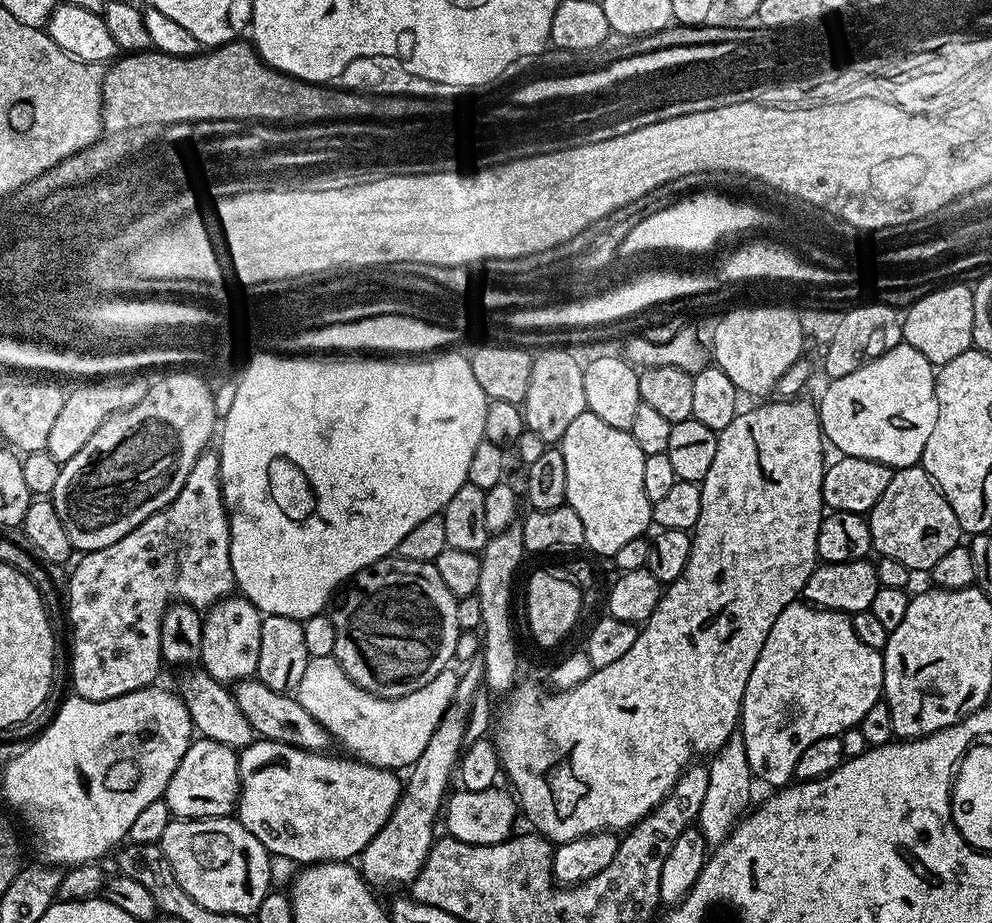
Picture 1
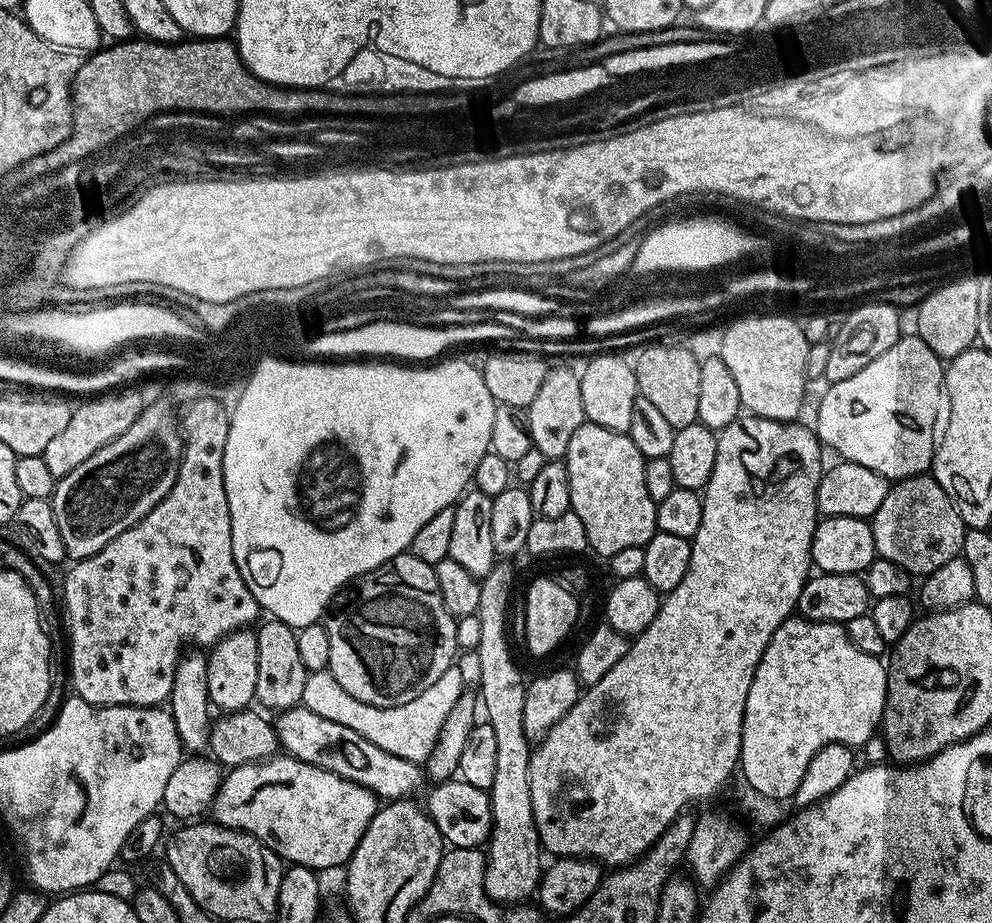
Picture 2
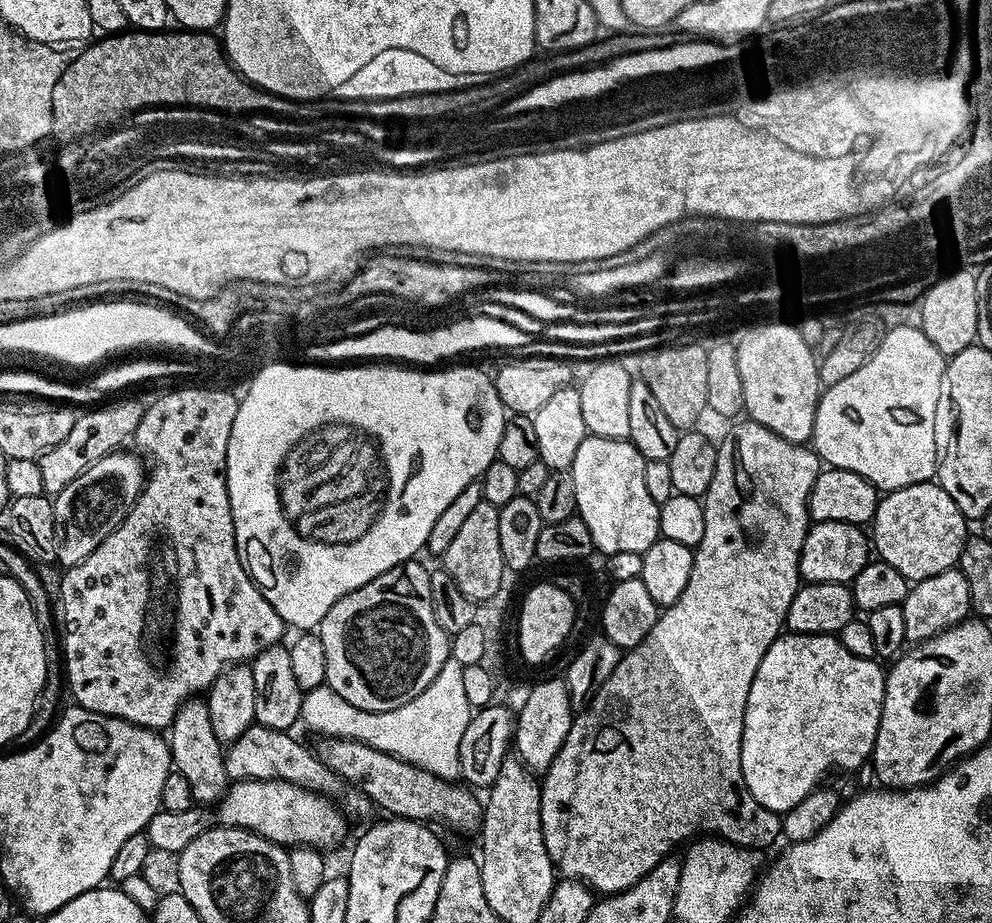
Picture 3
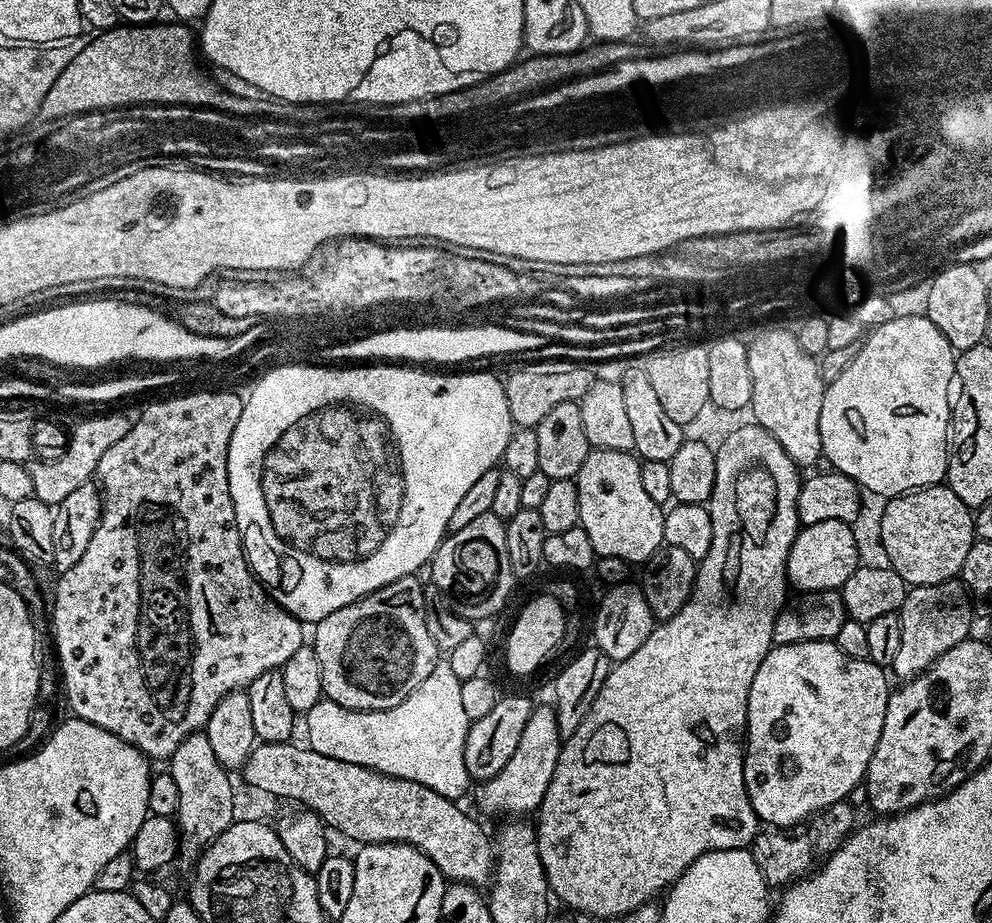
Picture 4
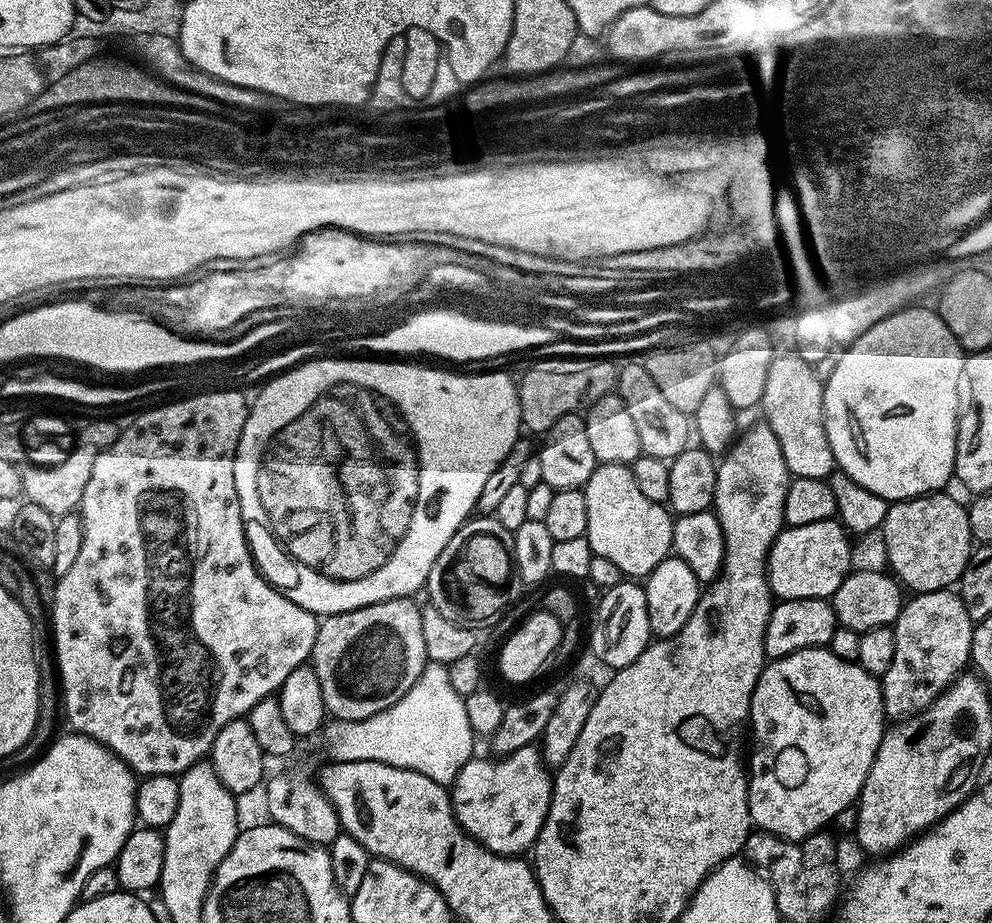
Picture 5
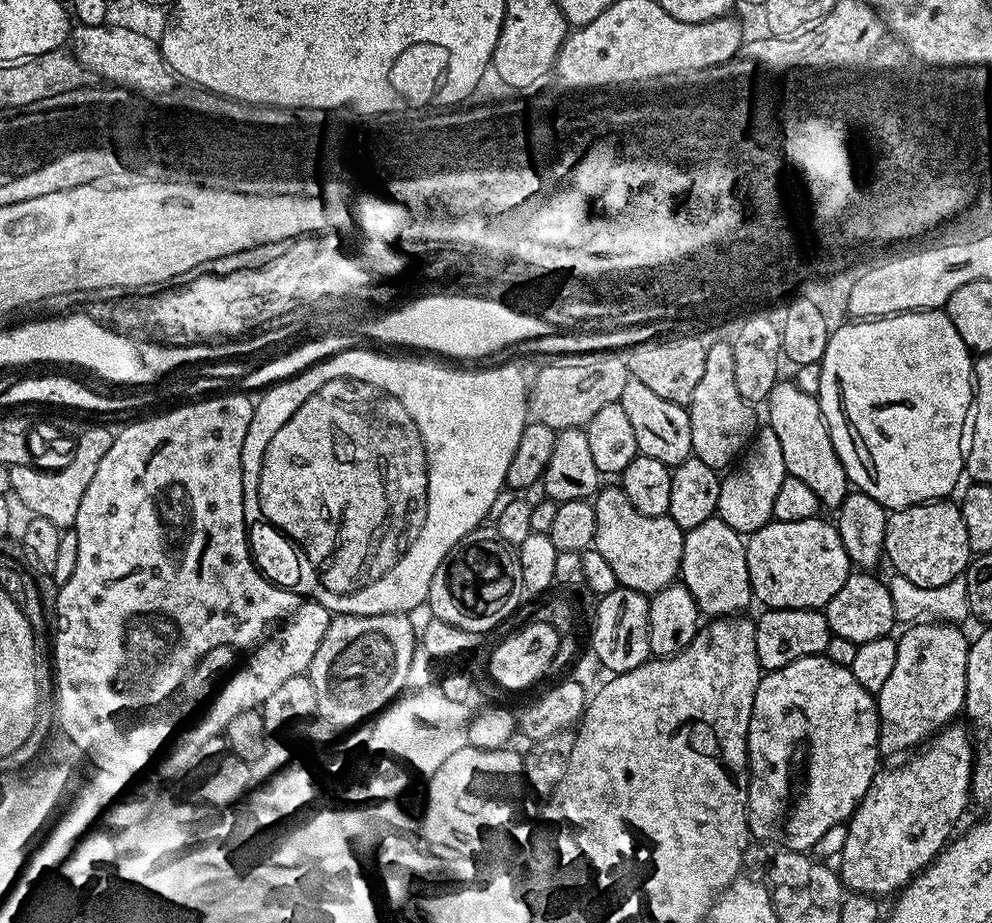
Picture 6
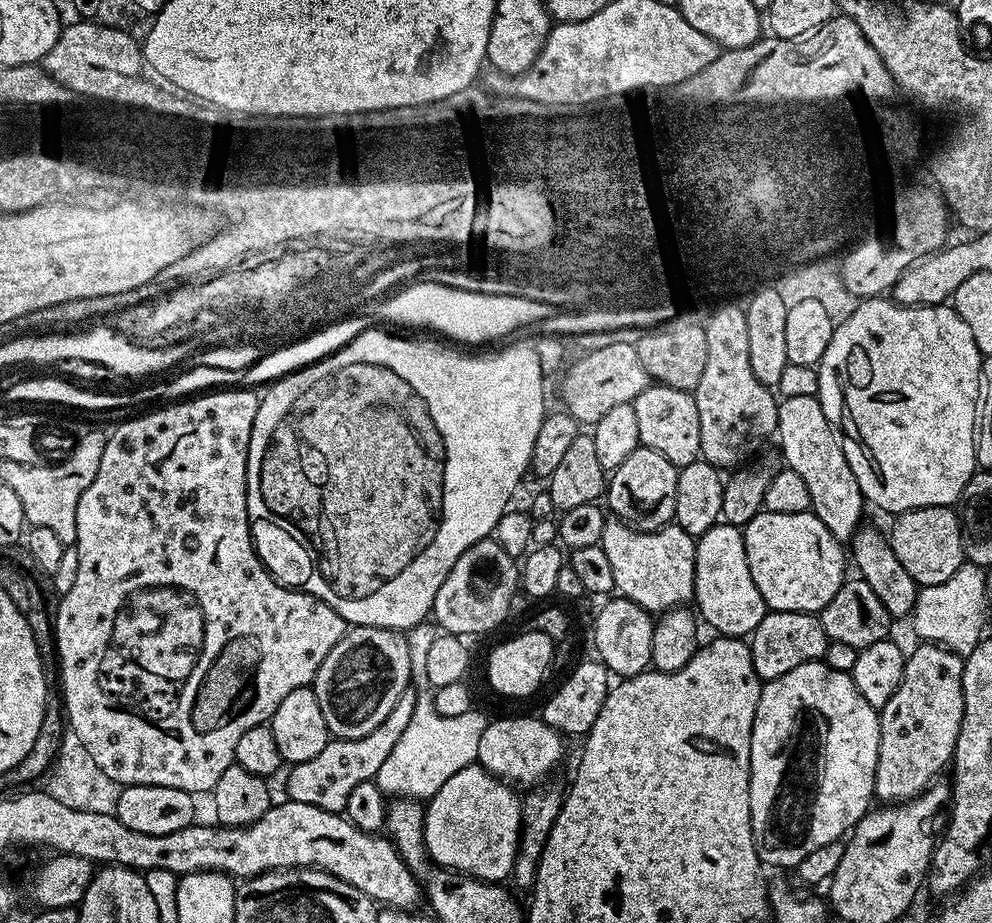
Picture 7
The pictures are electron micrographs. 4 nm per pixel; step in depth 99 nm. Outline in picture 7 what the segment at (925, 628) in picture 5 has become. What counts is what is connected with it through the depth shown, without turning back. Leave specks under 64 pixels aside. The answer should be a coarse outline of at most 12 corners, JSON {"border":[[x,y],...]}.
{"border":[[907,653],[879,709],[877,801],[913,800],[956,755],[964,660]]}

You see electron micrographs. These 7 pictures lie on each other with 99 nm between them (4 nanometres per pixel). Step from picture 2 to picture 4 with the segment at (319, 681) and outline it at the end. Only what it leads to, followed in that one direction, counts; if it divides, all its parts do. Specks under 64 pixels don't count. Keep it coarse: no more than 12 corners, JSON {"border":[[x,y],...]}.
{"border":[[447,662],[398,706],[321,698],[302,716],[326,758],[470,792],[469,720]]}

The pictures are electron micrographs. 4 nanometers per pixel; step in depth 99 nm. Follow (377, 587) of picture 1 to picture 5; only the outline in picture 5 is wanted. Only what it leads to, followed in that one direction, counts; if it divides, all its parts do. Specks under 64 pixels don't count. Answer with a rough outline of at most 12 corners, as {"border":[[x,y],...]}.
{"border":[[403,596],[320,620],[325,709],[365,720],[429,663]]}

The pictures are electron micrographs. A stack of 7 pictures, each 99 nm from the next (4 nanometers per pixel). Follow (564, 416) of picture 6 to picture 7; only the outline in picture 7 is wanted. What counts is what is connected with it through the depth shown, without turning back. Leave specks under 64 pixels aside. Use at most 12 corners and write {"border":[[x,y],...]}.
{"border":[[635,344],[573,359],[563,407],[595,426],[650,386]]}

